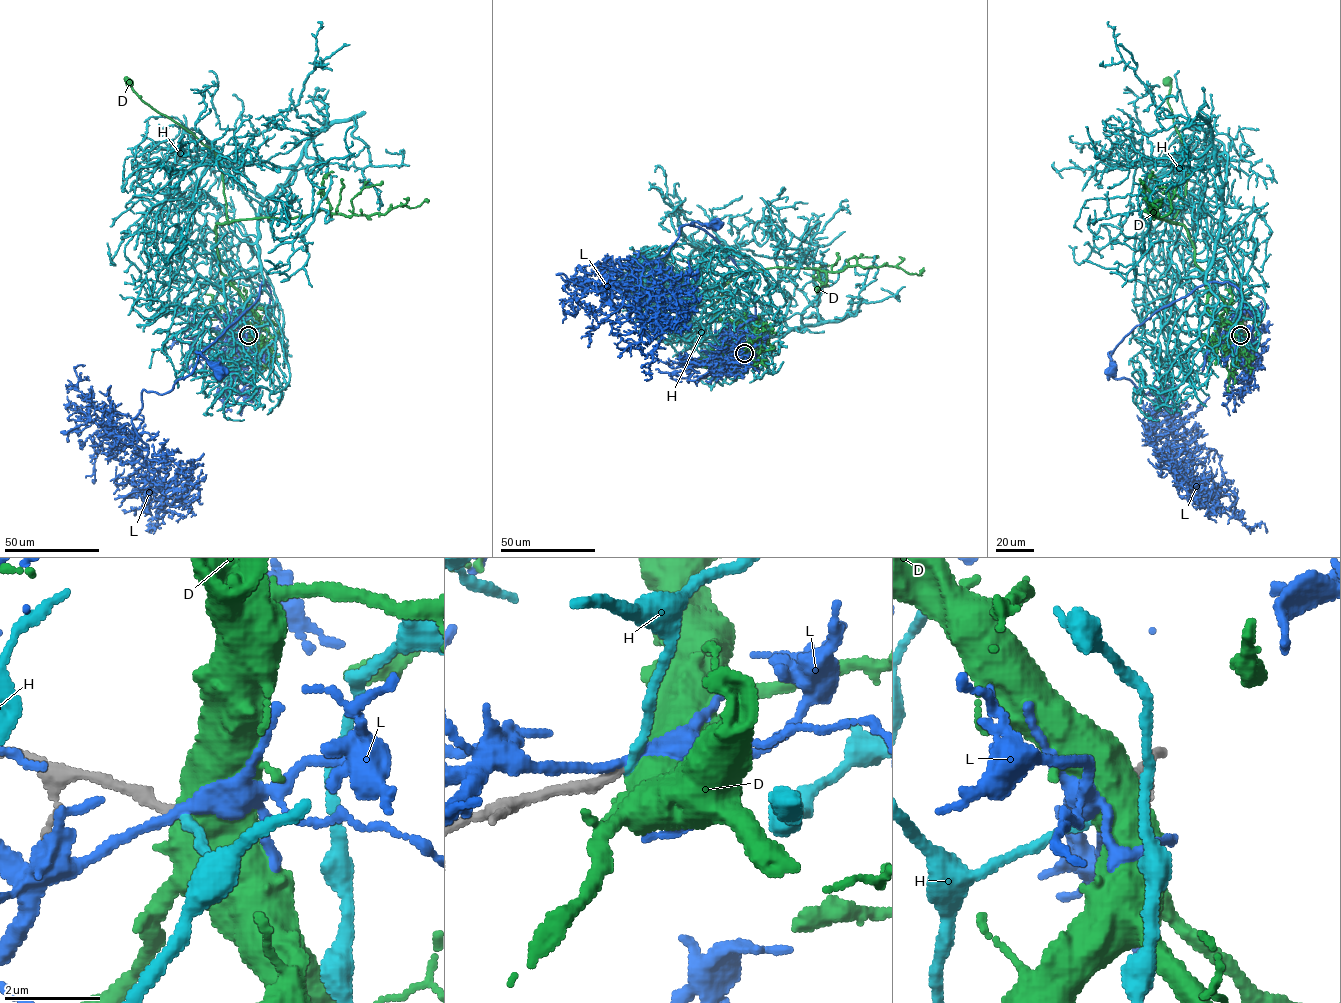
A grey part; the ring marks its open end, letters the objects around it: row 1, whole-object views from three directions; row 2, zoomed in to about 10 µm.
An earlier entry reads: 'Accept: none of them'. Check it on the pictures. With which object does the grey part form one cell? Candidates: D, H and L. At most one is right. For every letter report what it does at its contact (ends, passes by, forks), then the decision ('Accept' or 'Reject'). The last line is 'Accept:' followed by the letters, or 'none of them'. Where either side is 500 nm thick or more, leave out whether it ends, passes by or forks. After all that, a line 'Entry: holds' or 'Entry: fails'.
D: Reject
H: It ends there. Accept
L: It passes by. Reject
Accept: H
Entry: fails

